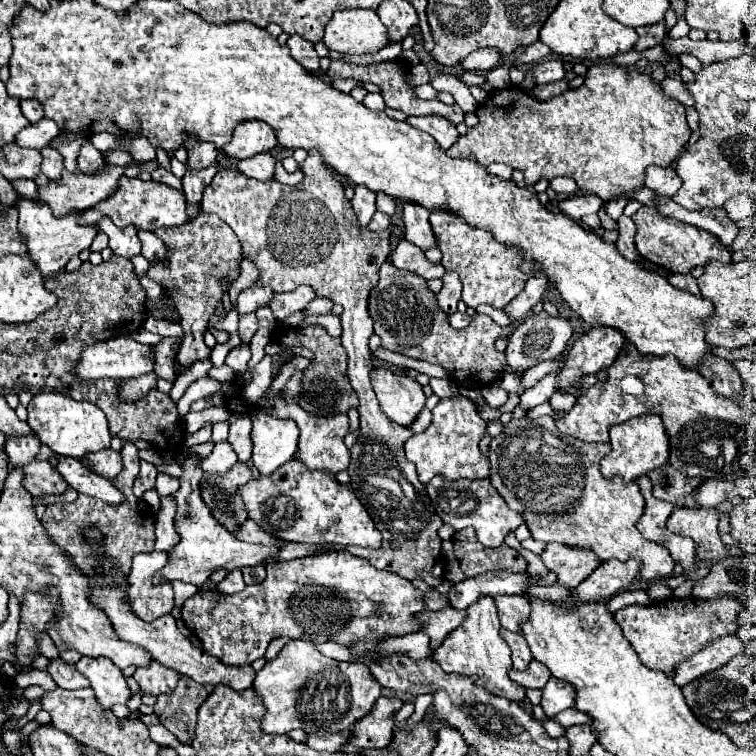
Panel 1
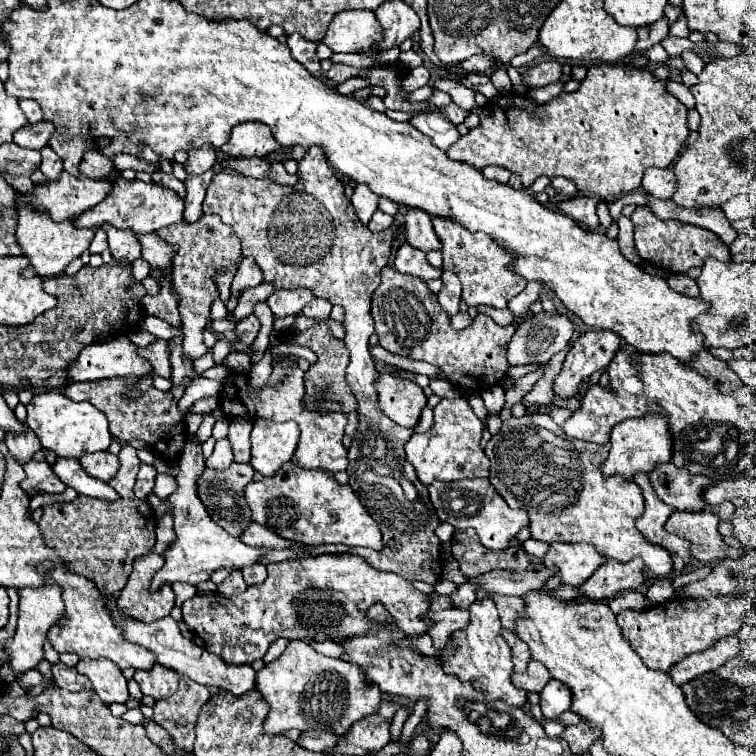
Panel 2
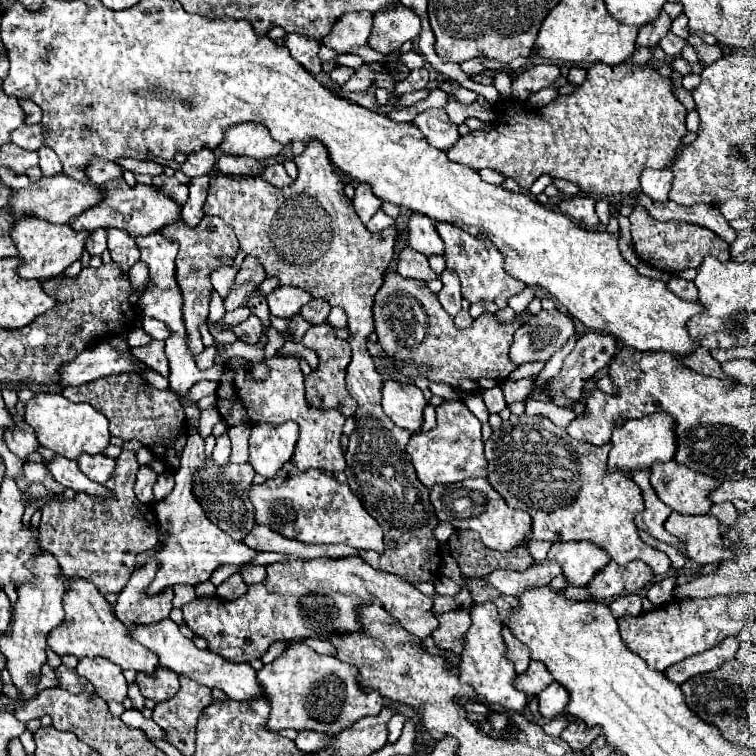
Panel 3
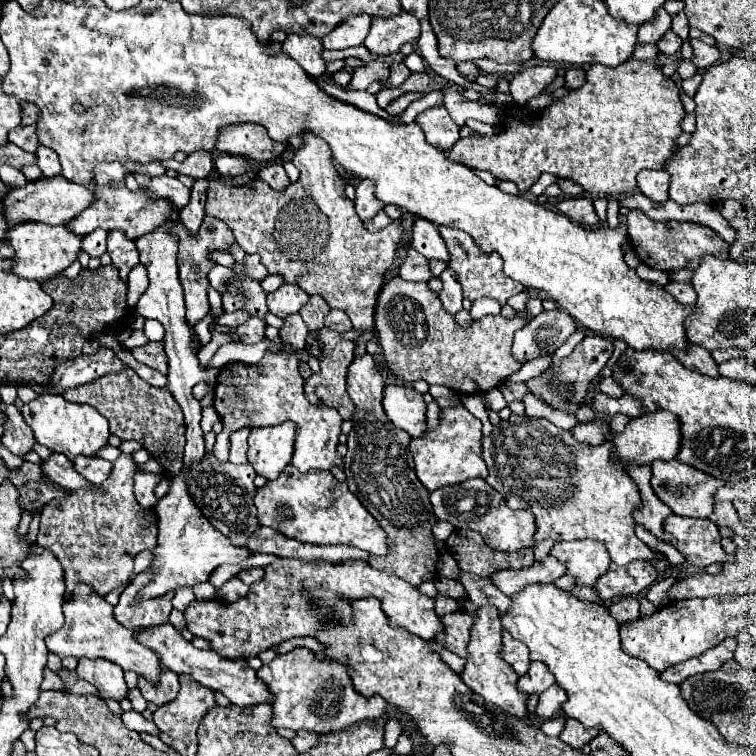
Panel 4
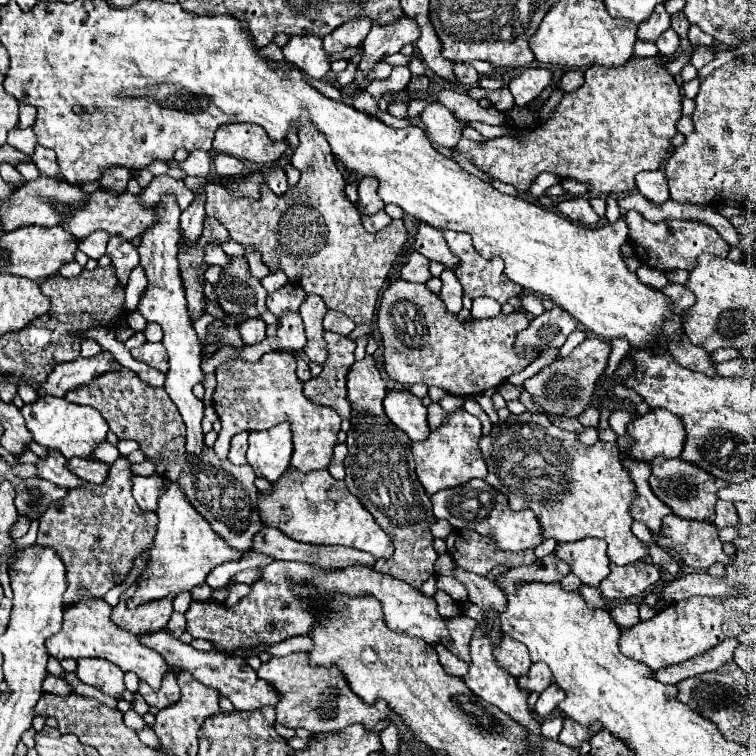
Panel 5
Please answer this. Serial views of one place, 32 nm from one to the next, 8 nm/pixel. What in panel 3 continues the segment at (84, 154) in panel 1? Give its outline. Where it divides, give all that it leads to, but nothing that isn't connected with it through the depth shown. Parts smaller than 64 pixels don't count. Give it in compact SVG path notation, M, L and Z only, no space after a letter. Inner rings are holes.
M90 160L88 168L84 168L84 170L94 184L106 184L106 182L122 178L120 166L116 162L108 162L108 160Z

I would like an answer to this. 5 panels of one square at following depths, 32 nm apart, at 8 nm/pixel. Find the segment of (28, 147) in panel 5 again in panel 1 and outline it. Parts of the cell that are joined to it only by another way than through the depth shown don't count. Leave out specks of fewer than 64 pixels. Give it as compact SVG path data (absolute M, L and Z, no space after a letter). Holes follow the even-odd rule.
M42 118L40 122L36 124L30 124L26 126L24 130L18 132L16 136L16 144L18 146L24 146L24 148L44 148L50 144L50 140L60 132L60 128L56 128L54 120L48 120L48 118Z

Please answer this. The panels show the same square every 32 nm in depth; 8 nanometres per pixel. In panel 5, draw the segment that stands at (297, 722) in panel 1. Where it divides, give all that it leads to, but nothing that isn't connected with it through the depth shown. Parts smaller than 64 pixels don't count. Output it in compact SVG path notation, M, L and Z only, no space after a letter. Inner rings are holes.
M304 650L264 662L258 670L258 676L278 692L276 724L286 728L304 728L312 734L320 734L340 732L356 722L364 724L368 730L382 730L390 722L390 708L384 704L384 700L364 704L364 700L360 700L348 688L348 682L344 676L340 676L340 668L312 668L312 664L308 664L308 652Z

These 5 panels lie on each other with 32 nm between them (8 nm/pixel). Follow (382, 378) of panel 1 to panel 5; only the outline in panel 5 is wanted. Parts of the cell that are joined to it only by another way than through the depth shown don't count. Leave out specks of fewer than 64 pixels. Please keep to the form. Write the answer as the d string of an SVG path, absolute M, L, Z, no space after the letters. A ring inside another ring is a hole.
M388 390L384 410L392 424L404 430L410 440L426 440L430 432L426 422L426 406L410 390Z

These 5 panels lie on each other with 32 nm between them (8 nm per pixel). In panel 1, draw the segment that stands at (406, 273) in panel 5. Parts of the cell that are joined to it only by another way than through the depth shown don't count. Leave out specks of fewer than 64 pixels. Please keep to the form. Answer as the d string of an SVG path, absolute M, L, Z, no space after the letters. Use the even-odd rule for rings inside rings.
M406 238L398 240L396 250L392 252L392 262L396 264L396 268L402 270L410 270L418 276L422 276L424 280L432 280L432 278L442 278L446 274L442 264L432 264L424 252L420 248L416 248L416 244L408 242Z

